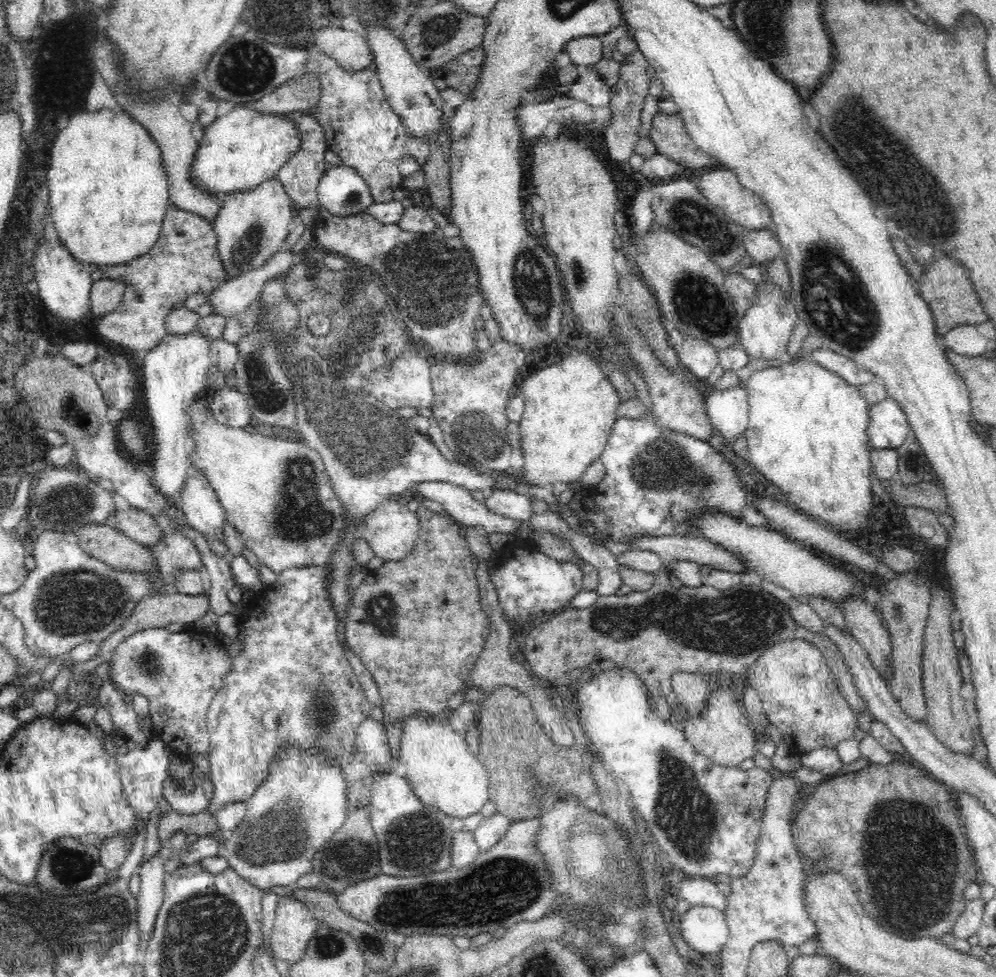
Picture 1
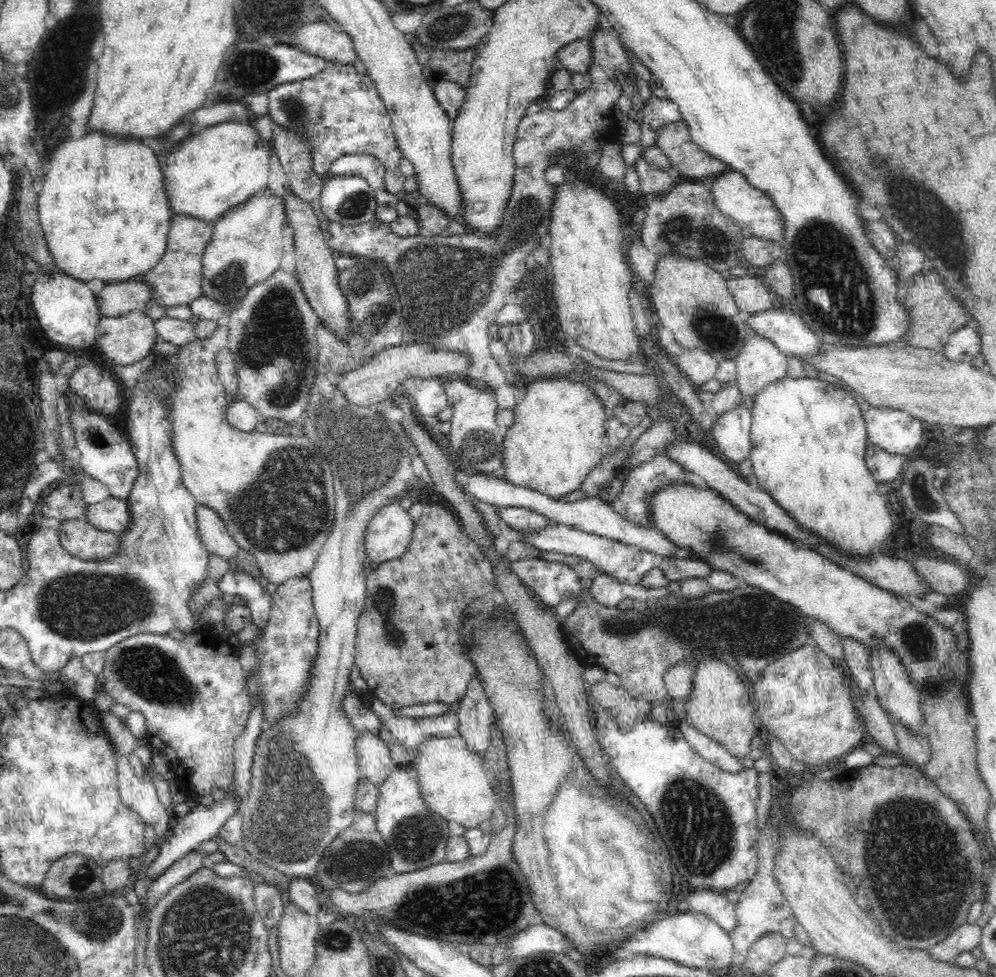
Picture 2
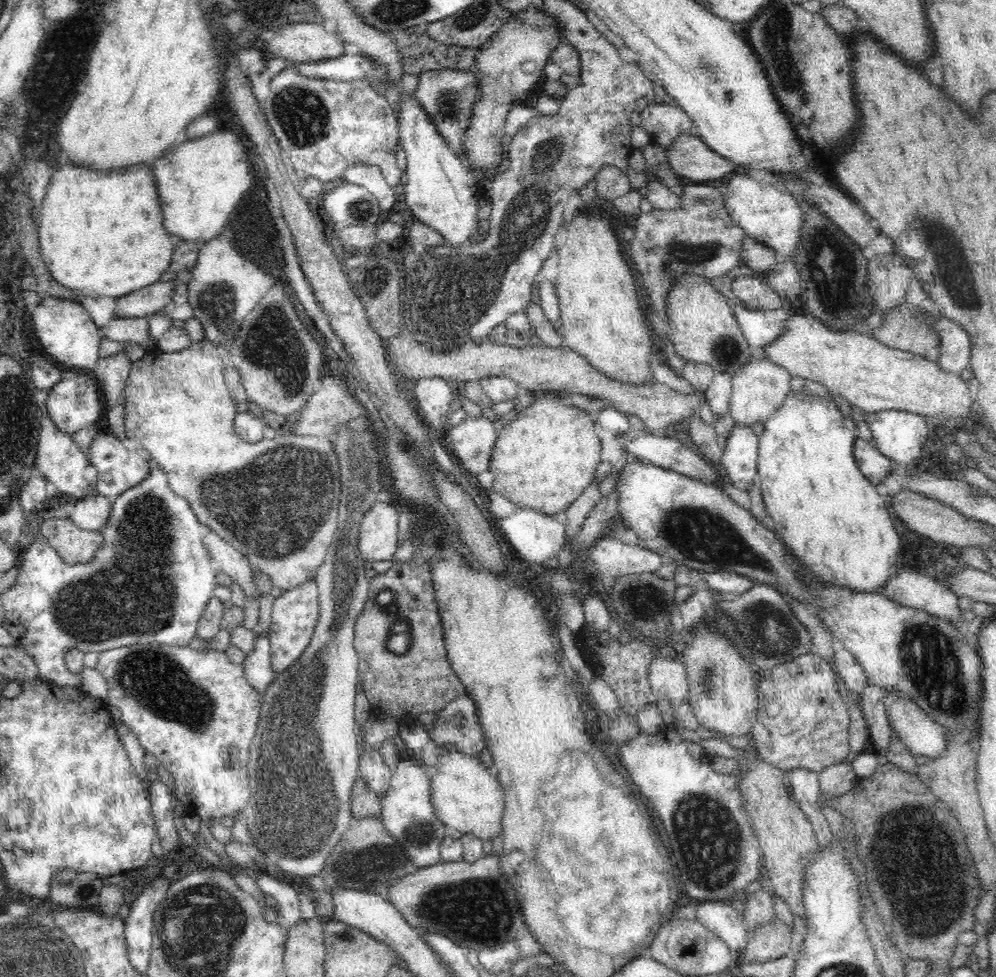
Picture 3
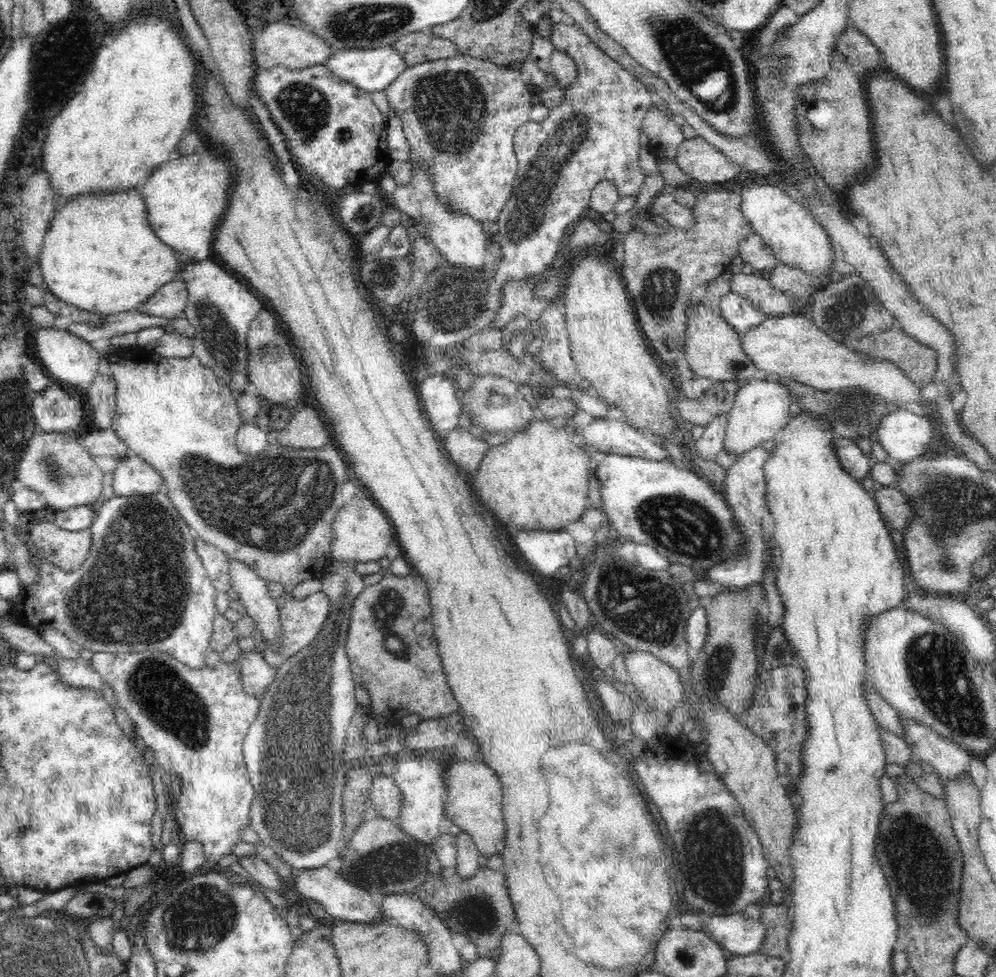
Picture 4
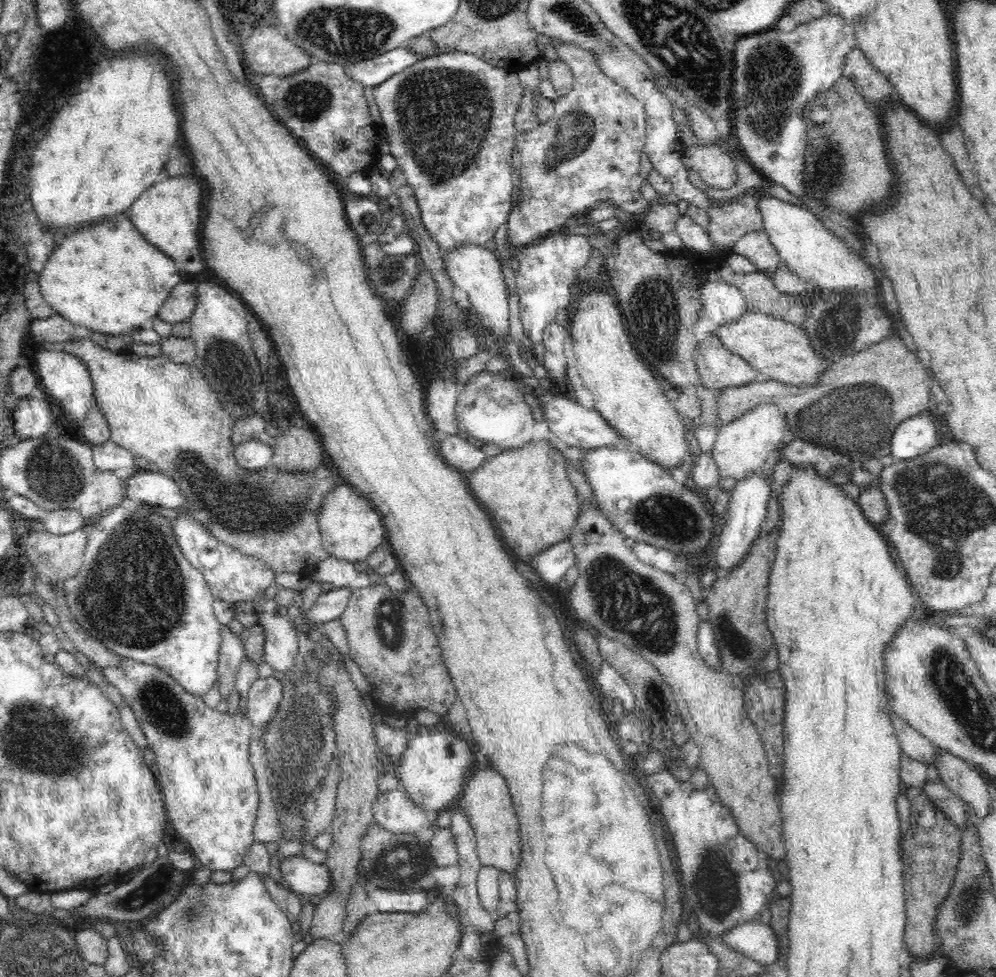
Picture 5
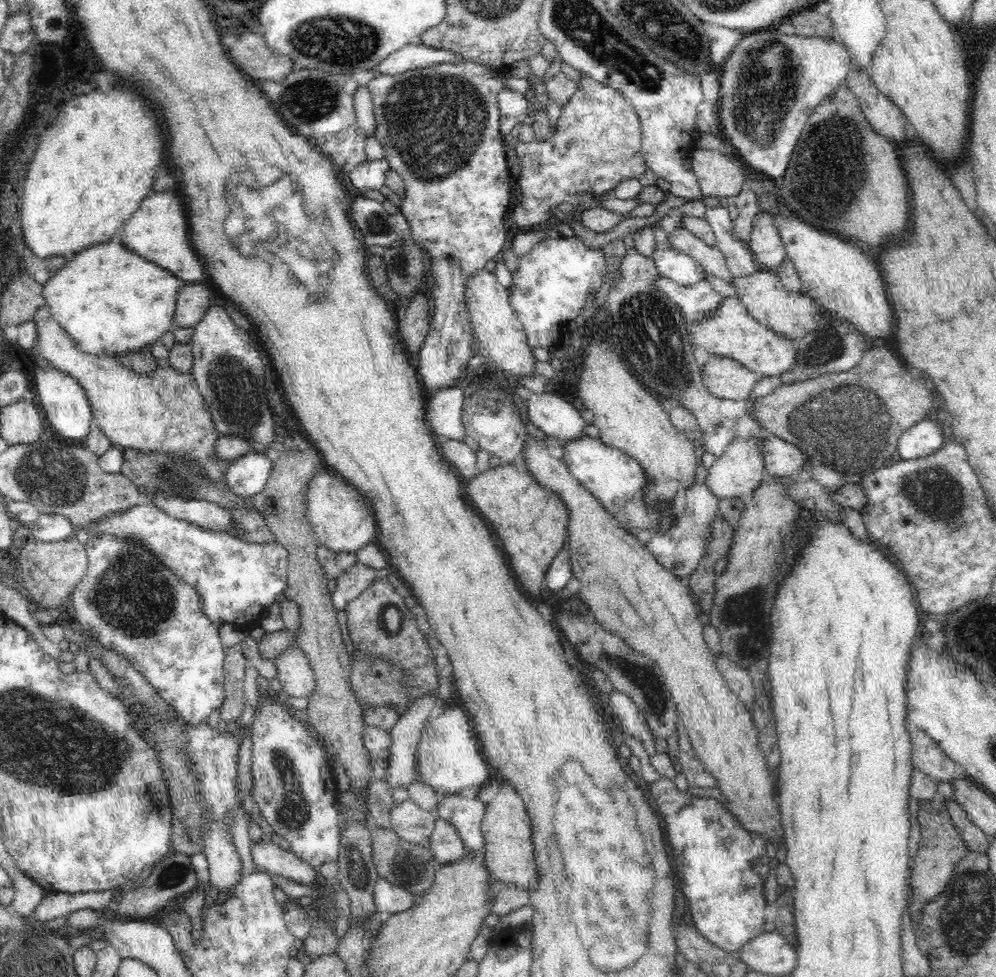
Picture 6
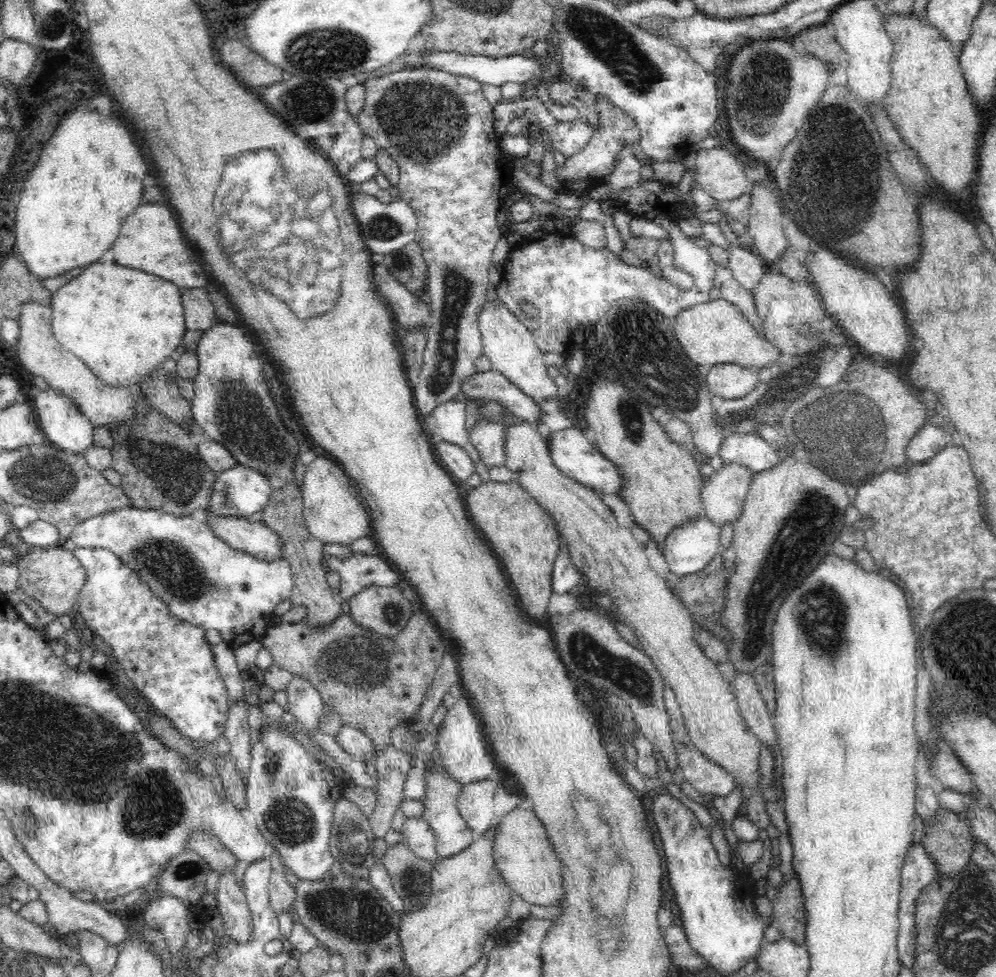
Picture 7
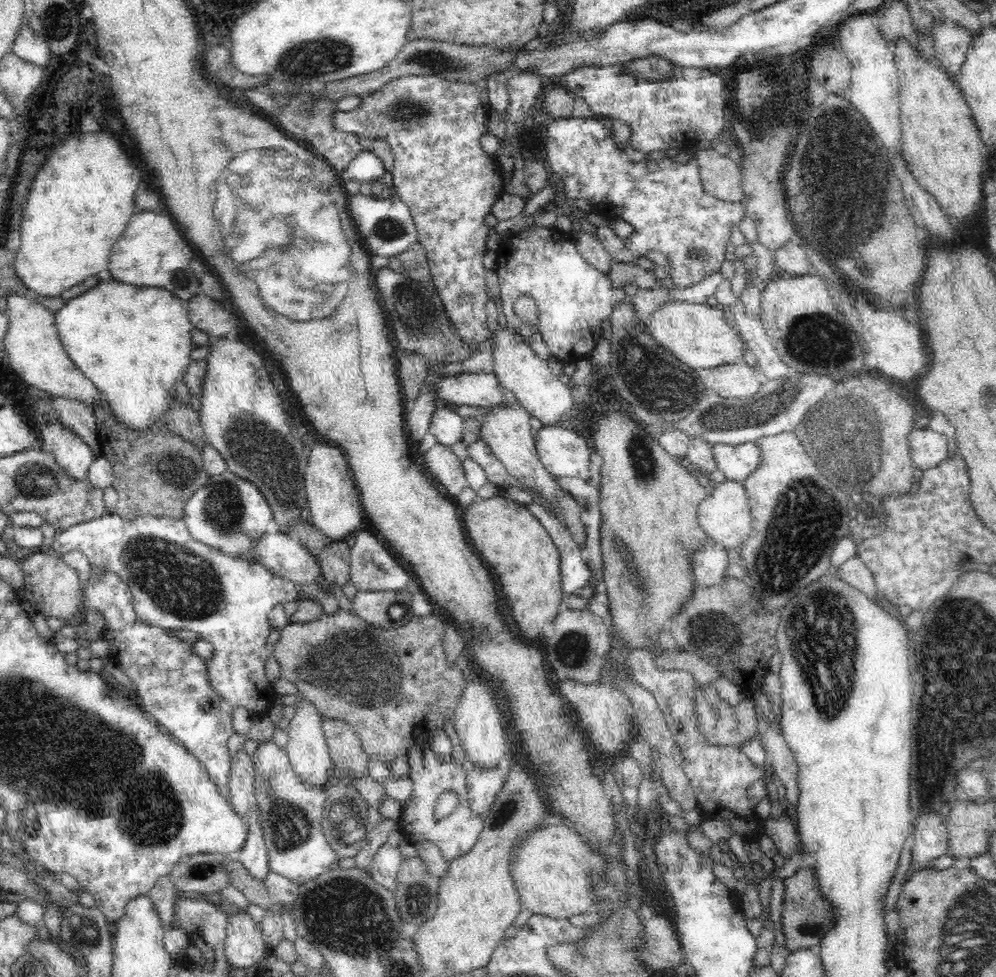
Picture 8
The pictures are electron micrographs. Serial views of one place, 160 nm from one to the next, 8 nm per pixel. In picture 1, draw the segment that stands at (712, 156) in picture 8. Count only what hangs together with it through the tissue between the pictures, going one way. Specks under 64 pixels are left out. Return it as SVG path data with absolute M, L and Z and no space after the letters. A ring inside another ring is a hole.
M658 110L653 117L649 136L654 141L657 154L682 164L691 176L719 167L716 159L692 143L680 113L666 114Z

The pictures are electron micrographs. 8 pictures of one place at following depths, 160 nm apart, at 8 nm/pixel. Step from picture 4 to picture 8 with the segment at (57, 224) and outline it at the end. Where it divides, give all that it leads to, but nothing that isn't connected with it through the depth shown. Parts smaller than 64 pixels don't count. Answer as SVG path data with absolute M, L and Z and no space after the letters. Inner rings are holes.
M116 279L110 280L110 282L100 282L98 286L90 288L88 292L84 292L82 296L65 302L64 306L60 306L54 313L55 325L57 333L59 334L62 346L67 352L67 355L72 359L72 362L76 365L76 368L84 374L90 382L103 394L103 402L109 406L109 412L111 412L115 419L123 424L130 430L141 430L142 432L148 431L154 422L162 419L162 416L170 410L170 404L172 400L179 399L175 393L176 382L182 379L188 364L192 362L192 349L195 346L192 344L191 332L194 328L191 320L189 319L187 303L184 300L178 299L175 295L172 295L170 290L164 290L163 287L154 286L132 286L131 283L118 282Z

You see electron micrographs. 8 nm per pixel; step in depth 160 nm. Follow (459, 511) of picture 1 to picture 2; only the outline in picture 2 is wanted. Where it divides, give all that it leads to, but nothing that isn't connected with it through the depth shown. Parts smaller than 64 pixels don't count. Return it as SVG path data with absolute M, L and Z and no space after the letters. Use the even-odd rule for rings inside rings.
M550 525L538 533L519 533L524 541L528 541L540 551L560 553L580 557L582 560L590 561L599 572L617 578L624 584L639 584L640 578L646 572L661 567L666 559L658 554L644 552L632 546L626 546L621 542L613 541L594 534L584 533L565 525Z

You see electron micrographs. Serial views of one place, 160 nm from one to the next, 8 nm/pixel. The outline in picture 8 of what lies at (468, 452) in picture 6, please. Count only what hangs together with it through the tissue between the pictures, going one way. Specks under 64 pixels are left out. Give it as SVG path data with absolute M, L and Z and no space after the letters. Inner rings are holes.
M436 444L423 454L424 468L434 478L450 499L457 501L460 493L468 487L462 461L454 455L451 447Z

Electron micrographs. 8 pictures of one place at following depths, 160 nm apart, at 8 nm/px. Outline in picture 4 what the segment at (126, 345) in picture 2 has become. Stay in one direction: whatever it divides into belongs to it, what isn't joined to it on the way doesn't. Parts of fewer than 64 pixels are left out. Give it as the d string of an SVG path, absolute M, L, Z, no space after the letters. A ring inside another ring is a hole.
M103 365L101 370L94 376L89 391L86 394L86 402L90 408L92 424L96 428L111 428L116 412L117 386L110 378L107 367Z

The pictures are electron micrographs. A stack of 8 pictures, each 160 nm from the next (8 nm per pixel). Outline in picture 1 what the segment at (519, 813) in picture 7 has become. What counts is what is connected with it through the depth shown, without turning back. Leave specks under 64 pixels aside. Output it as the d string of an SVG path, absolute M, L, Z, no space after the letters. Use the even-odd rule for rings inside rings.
M413 715L404 719L400 760L404 760L408 766L406 779L412 785L412 792L420 802L448 814L457 823L463 818L481 812L484 804L489 801L489 776L486 768L477 755L470 750L465 735L458 734L450 723L442 724L442 721L424 720L422 717Z

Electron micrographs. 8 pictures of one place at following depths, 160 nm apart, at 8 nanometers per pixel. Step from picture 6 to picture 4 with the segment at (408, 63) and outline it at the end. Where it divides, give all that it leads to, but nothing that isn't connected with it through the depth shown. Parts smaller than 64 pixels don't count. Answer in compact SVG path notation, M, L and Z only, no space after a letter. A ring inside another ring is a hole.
M391 47L334 51L324 65L335 76L370 93L386 90L406 70L404 59Z

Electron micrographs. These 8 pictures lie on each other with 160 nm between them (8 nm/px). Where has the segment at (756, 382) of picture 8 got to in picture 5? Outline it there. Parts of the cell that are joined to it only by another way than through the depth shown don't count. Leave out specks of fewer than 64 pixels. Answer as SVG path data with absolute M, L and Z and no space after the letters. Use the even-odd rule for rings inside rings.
M714 332L698 342L693 357L701 384L715 392L728 386L746 386L762 378L740 355L724 347Z

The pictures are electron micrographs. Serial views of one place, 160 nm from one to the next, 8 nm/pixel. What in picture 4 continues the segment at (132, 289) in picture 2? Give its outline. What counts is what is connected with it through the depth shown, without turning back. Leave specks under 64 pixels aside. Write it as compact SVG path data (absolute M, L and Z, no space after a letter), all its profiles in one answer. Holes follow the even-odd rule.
M177 279L164 284L156 290L146 303L140 304L141 313L160 318L178 318L182 316L185 304L188 303L187 286Z

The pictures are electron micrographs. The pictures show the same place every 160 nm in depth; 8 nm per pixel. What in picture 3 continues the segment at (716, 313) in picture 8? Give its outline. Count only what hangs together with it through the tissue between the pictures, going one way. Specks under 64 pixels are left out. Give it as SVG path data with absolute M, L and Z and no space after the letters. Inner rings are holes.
M794 312L787 318L783 333L760 350L791 376L823 384L845 405L854 404L864 413L903 410L942 418L970 418L974 414L974 400L968 392L970 384L966 384L960 376L952 376L947 370L942 370L937 361L884 346L872 335L831 331L812 315Z

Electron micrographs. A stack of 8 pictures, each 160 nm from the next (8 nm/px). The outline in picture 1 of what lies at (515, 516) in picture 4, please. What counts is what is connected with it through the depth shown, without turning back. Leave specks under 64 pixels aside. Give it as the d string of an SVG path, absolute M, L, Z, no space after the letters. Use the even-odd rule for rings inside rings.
M574 350L562 362L522 379L519 393L525 396L519 422L521 450L516 453L516 467L522 478L531 486L547 488L578 482L586 468L605 451L621 403L616 389L594 358Z

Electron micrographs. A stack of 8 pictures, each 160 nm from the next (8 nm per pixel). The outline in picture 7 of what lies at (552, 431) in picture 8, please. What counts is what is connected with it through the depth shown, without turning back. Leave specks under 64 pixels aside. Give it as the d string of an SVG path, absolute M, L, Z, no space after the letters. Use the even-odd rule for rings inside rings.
M570 427L558 432L552 432L547 438L548 450L551 451L551 457L556 468L572 480L591 487L600 489L605 494L615 494L620 496L624 490L624 482L628 482L626 475L615 465L611 459L604 458L597 447L592 447L584 437L580 428Z

